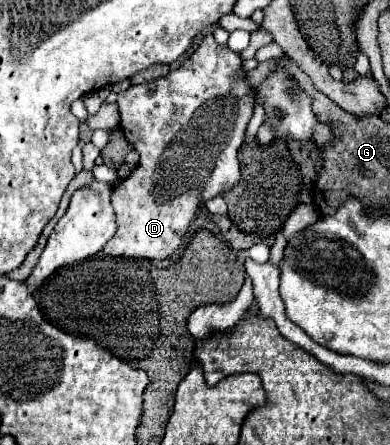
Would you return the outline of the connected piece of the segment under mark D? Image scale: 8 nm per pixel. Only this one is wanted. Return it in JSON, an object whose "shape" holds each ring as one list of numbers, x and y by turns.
{"shape":[[208,33,200,45,196,47,196,51,174,71,170,71,166,77,158,77,150,83,142,83,142,85,132,85,130,89,118,93,118,107,120,107,120,117,122,117,122,123,120,123,120,129,126,137,126,141,140,153,140,161,136,165,136,169,122,181,118,181,118,185,112,189,112,195,110,195,110,201,112,201,112,207,114,207,114,213,116,213,116,225,118,225,118,231,116,235,104,245,102,253,104,255,112,255,112,257,128,257,128,259,156,259,156,261,162,261,162,259,168,259,172,253,176,253,182,245,182,239,186,237,190,225,194,223,194,219,202,213,202,207,206,201,210,201,212,197,216,195,222,195,226,189,232,189,238,179,240,179,240,163,238,163,238,149,244,141,244,131,246,131,246,125,252,117,252,111,254,111,254,97,250,97,250,87,244,83,244,71,242,71,242,59,238,57,238,53,230,51,226,45,218,45,216,39,212,37,212,33]]}

